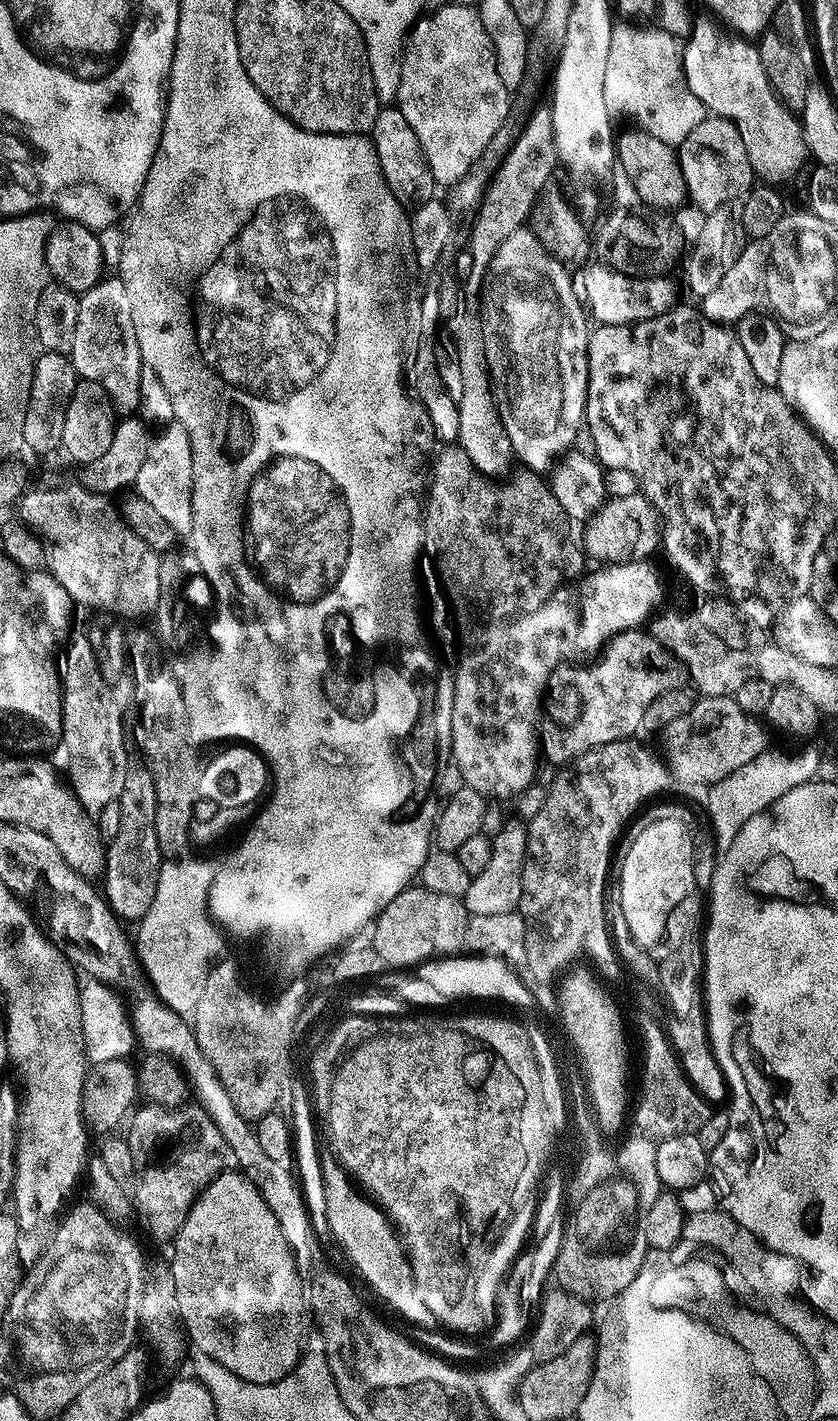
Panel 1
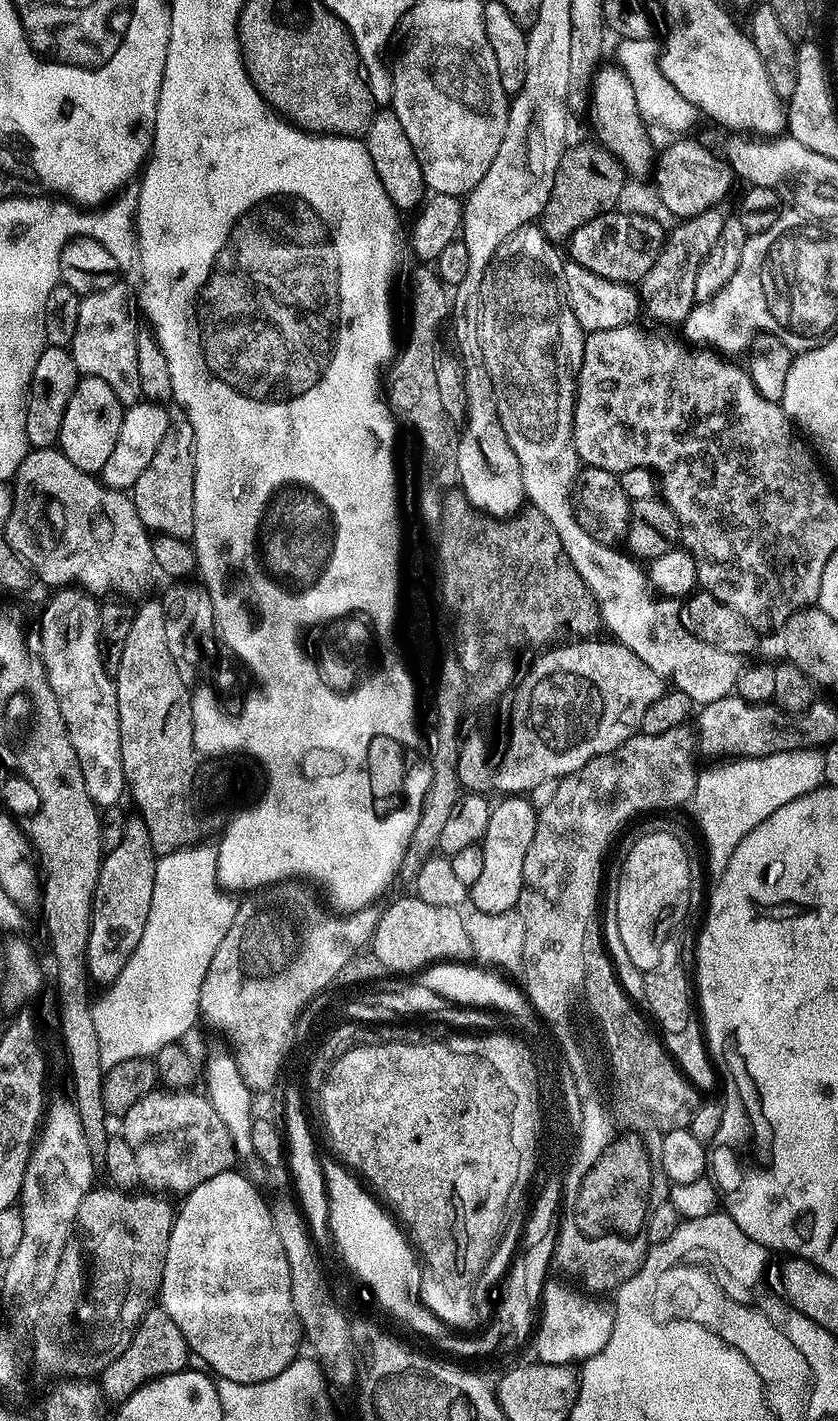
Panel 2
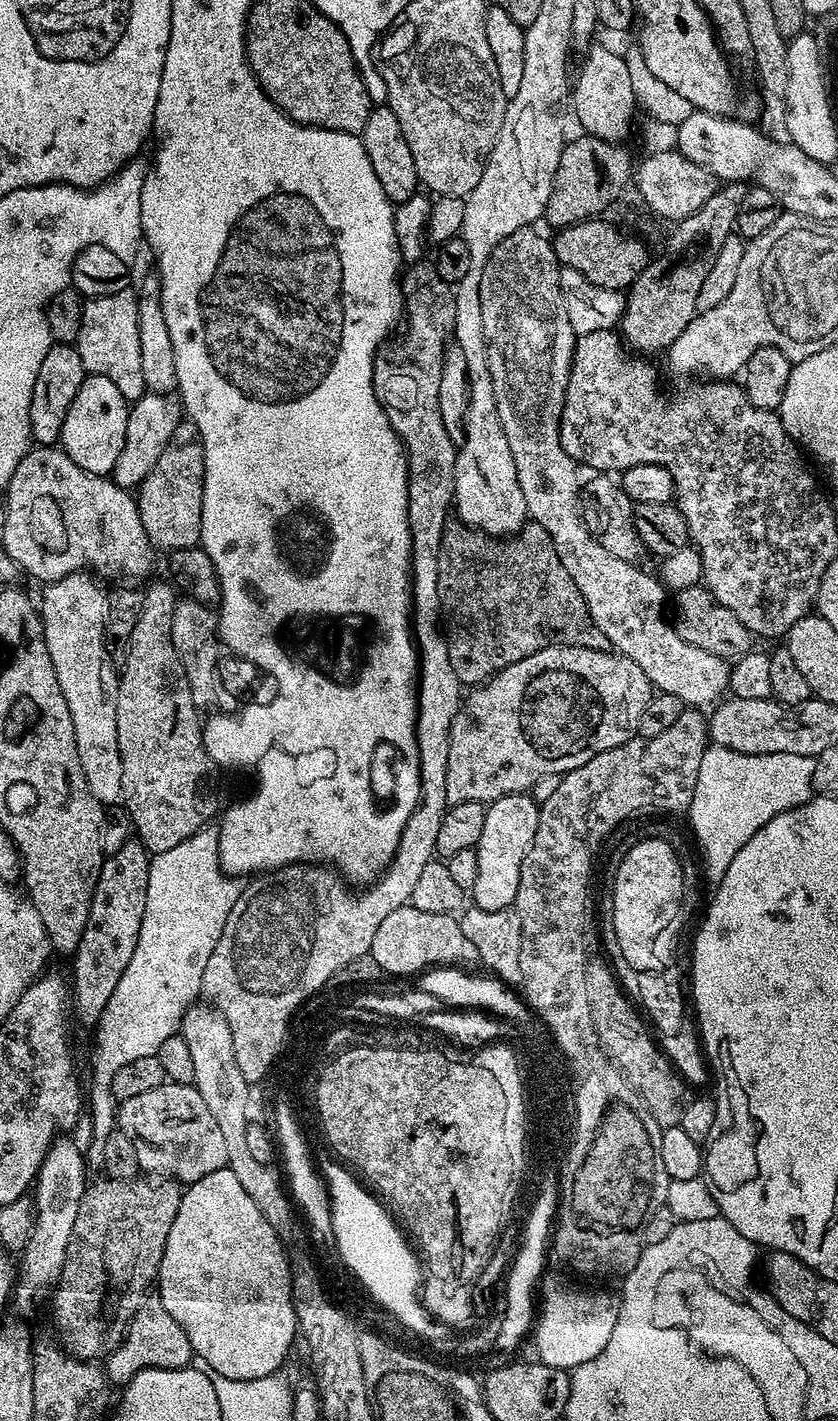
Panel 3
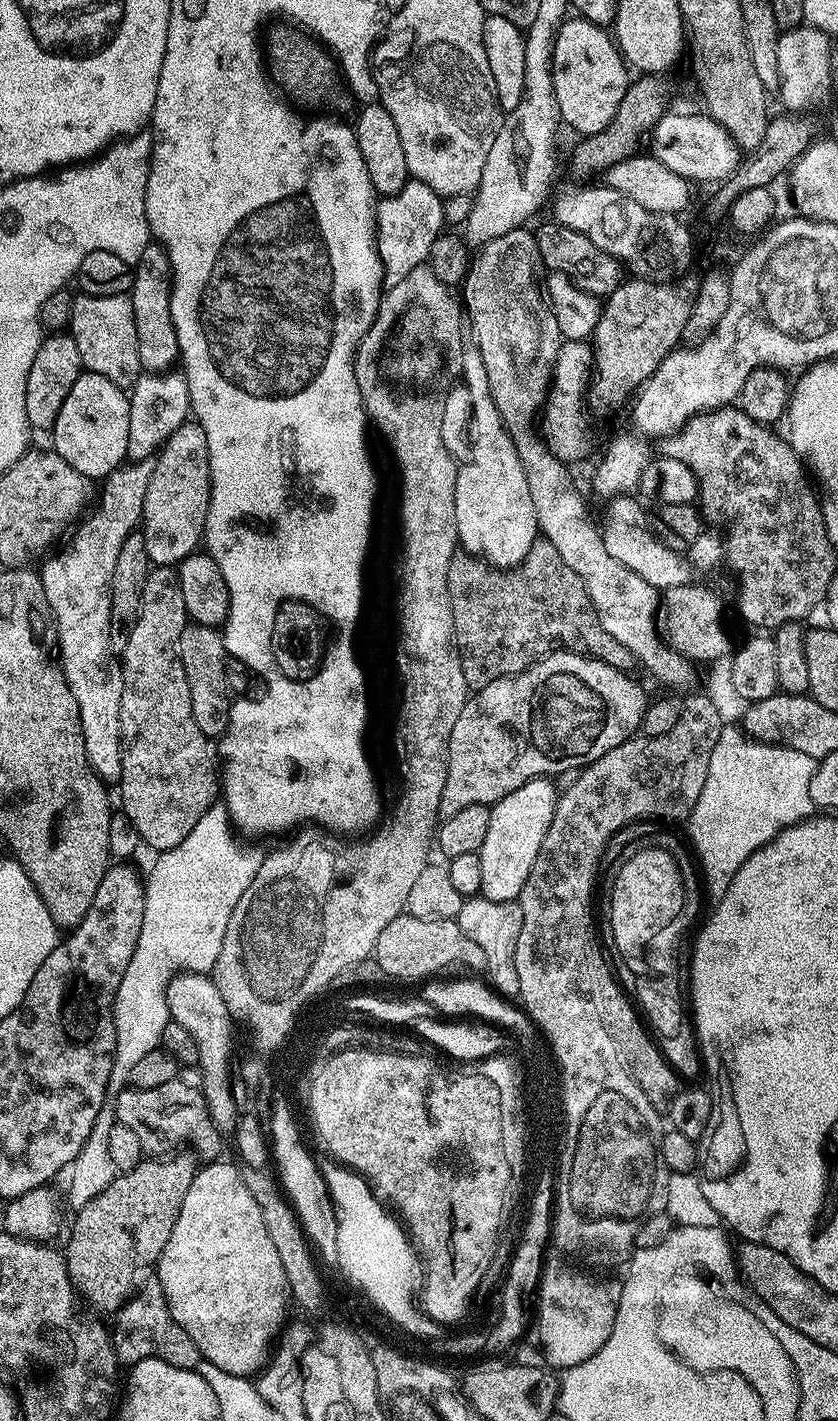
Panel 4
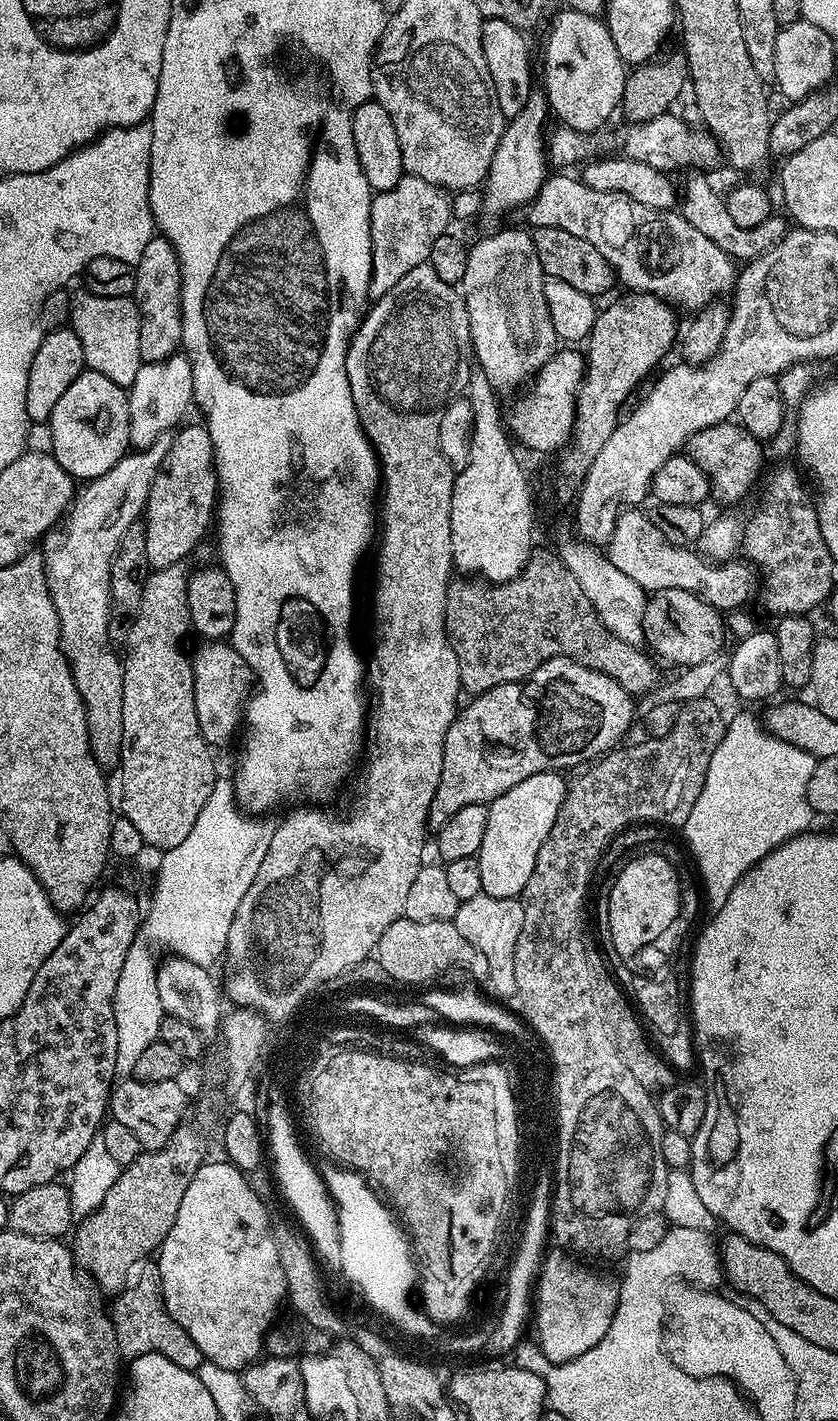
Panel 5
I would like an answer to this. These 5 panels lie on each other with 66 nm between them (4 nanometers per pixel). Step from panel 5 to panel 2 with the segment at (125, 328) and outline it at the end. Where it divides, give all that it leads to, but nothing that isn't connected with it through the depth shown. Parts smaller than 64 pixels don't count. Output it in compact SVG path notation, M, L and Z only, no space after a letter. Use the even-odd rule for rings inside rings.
M115 284L110 290L98 290L81 299L78 330L74 330L70 351L81 376L102 378L102 382L114 390L118 402L130 409L141 403L142 382L138 379L138 329L132 317L134 296L128 293L126 284Z

